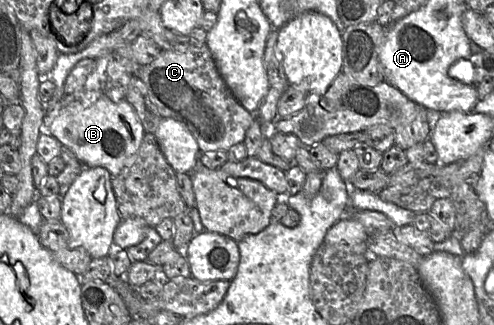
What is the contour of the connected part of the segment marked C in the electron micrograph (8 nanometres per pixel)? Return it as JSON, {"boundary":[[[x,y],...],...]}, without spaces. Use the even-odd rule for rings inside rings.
{"boundary":[[[206,43],[193,46],[185,52],[163,50],[147,65],[135,62],[139,67],[136,74],[146,84],[160,115],[185,124],[197,141],[201,153],[228,151],[244,141],[254,114],[246,110],[227,87]]]}

